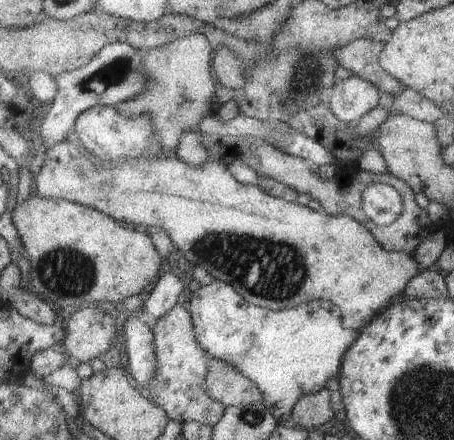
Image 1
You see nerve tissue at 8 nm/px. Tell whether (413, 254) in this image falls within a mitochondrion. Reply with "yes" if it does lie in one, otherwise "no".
no

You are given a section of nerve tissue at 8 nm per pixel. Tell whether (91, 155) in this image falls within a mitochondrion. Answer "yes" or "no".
no

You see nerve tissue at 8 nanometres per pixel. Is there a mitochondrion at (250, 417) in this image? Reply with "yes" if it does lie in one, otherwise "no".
yes

